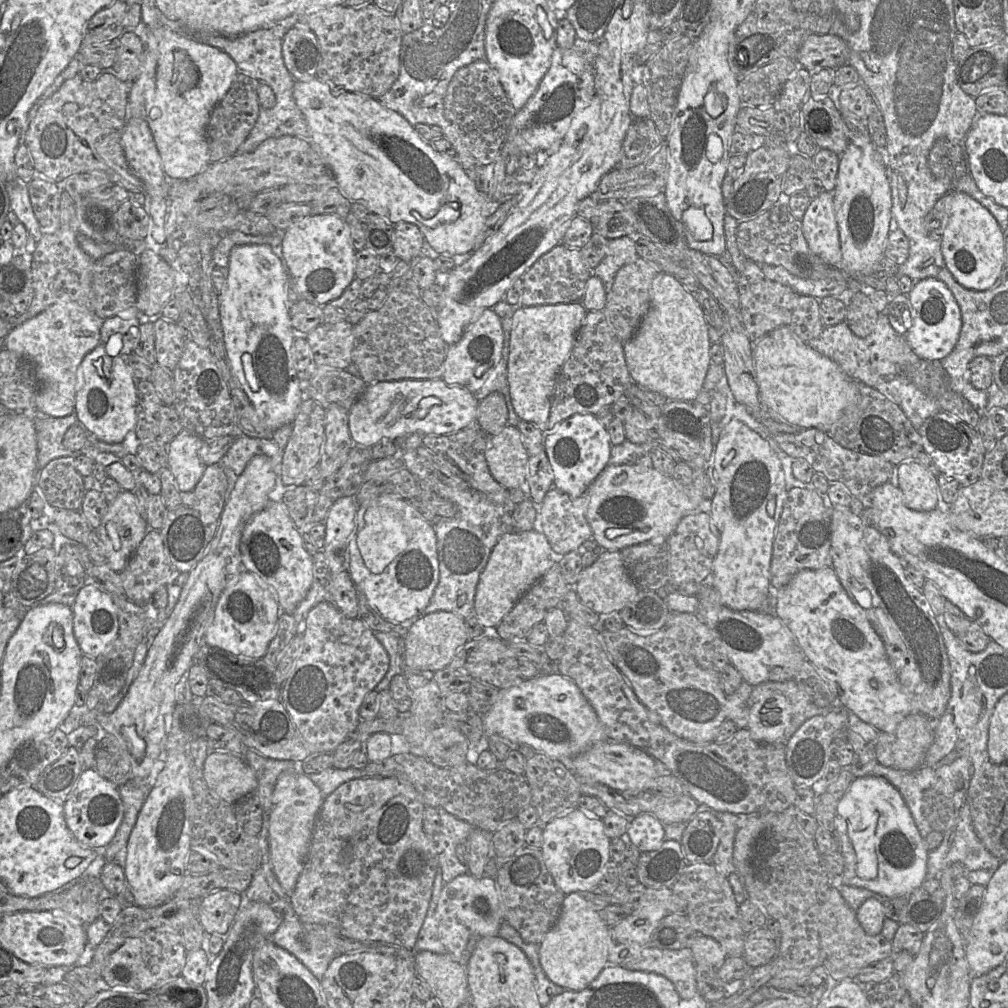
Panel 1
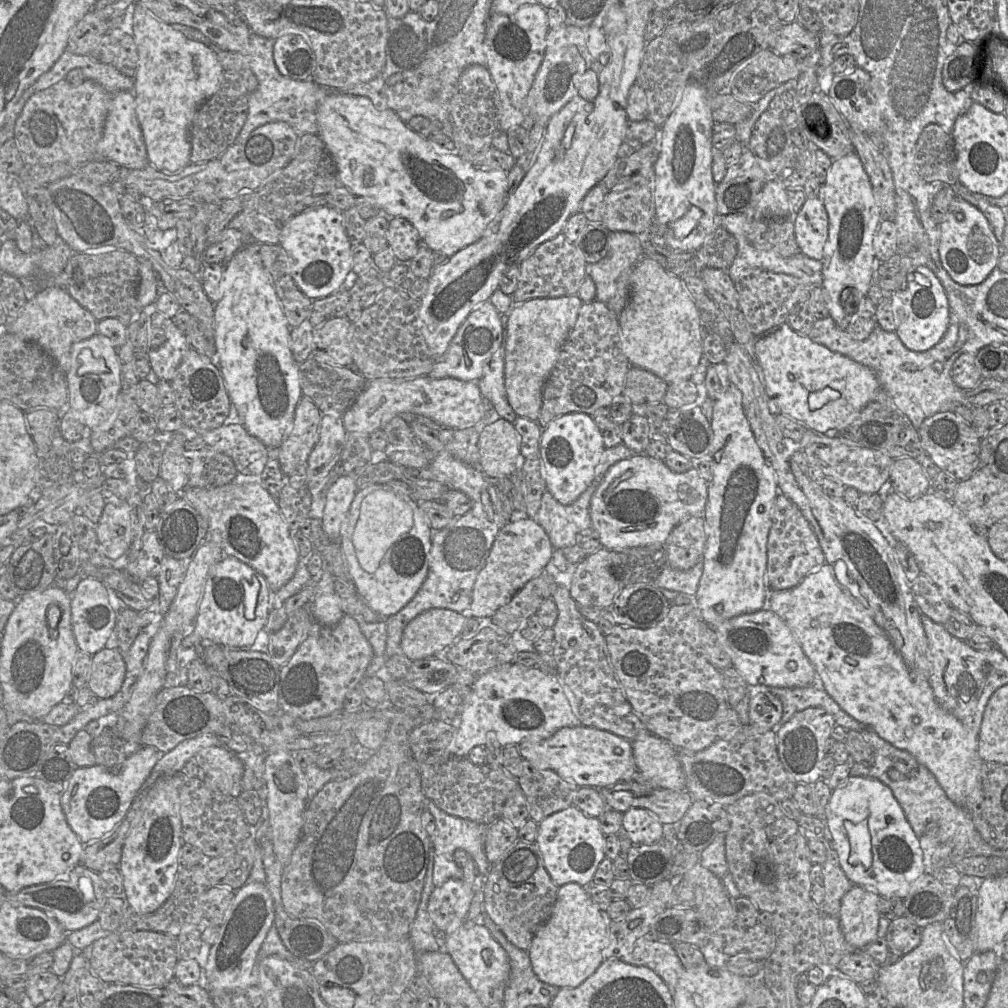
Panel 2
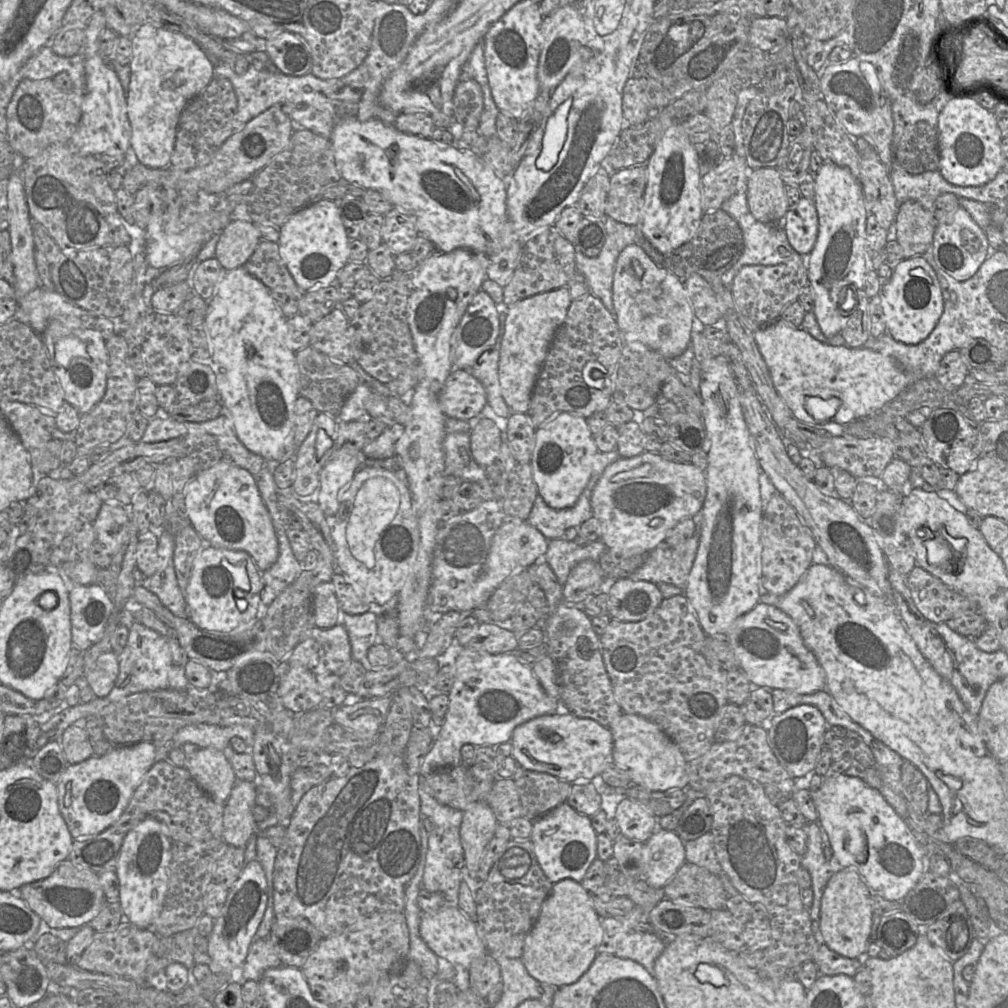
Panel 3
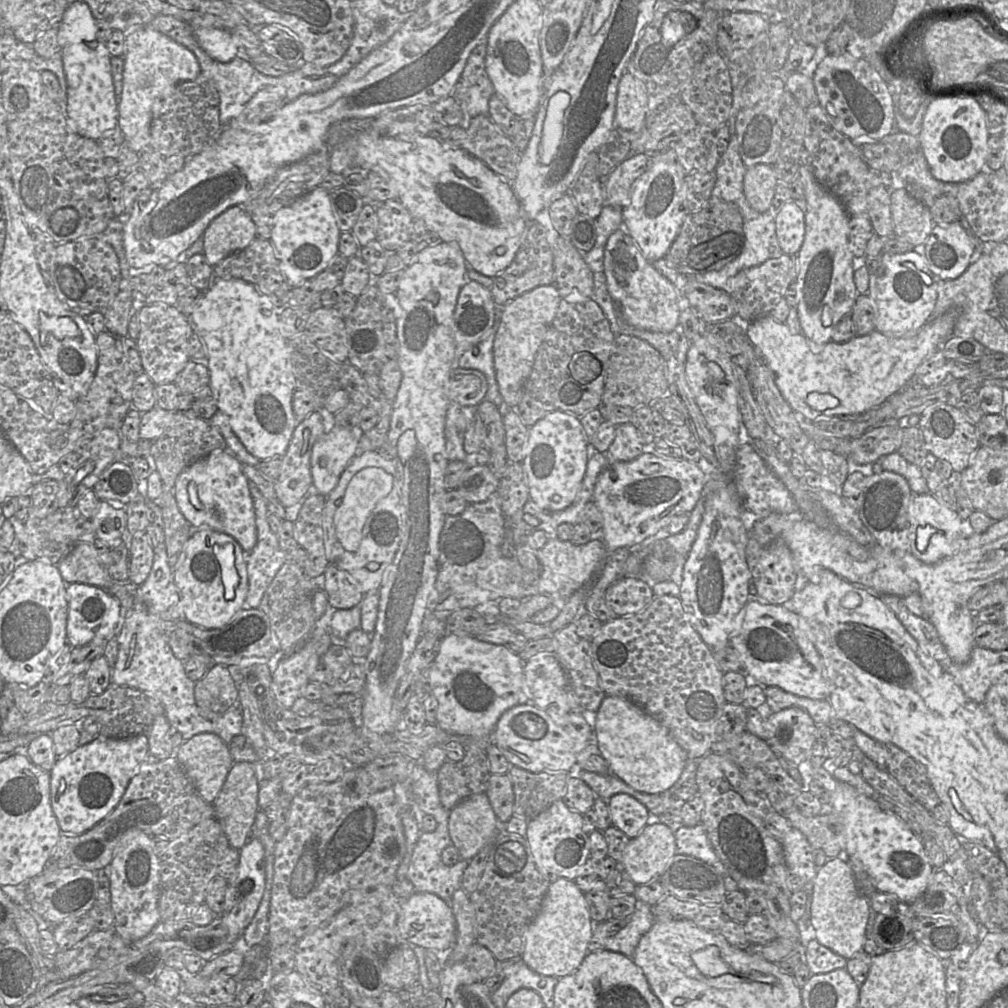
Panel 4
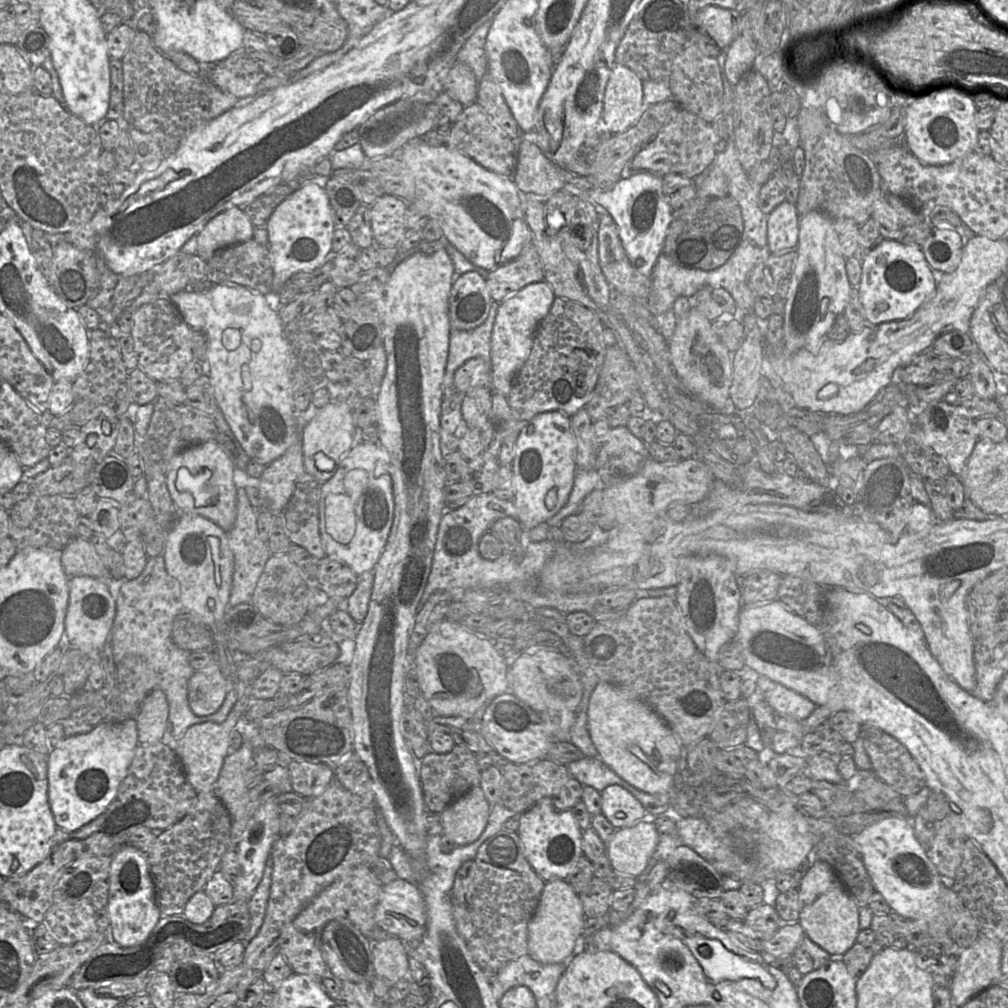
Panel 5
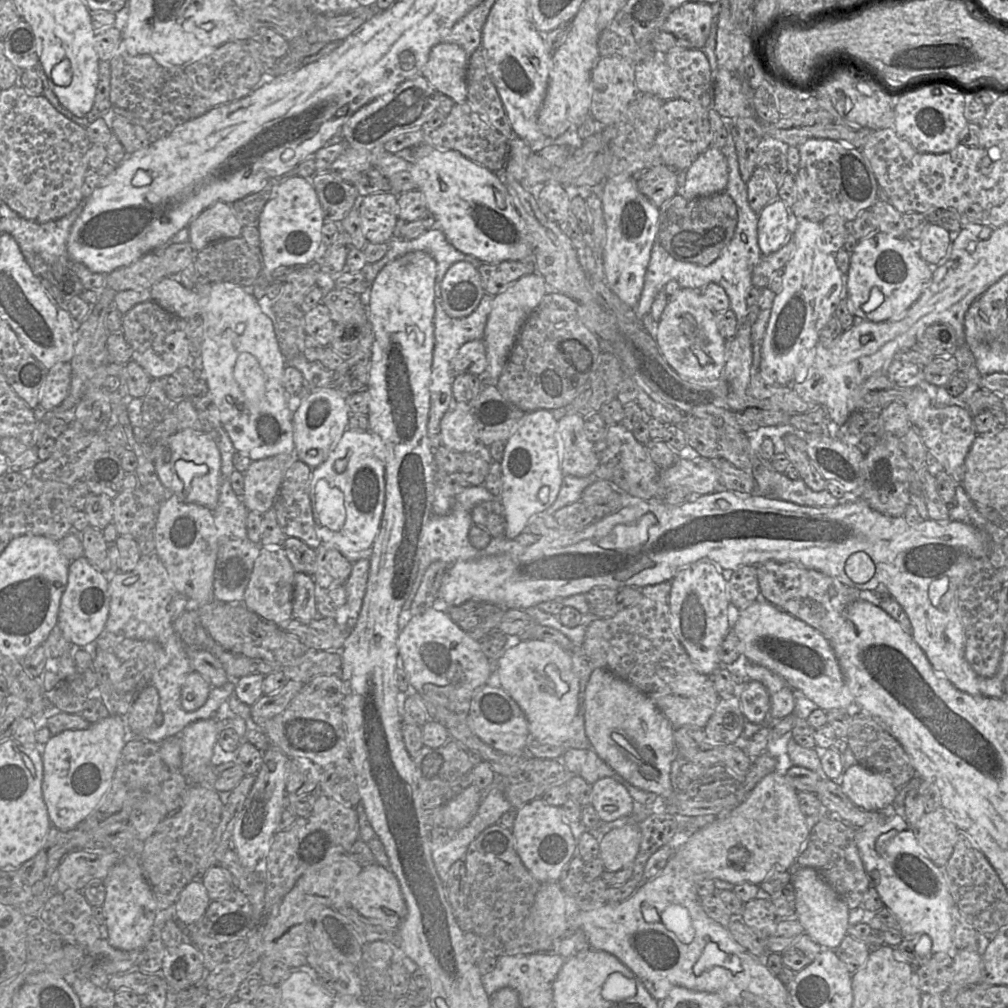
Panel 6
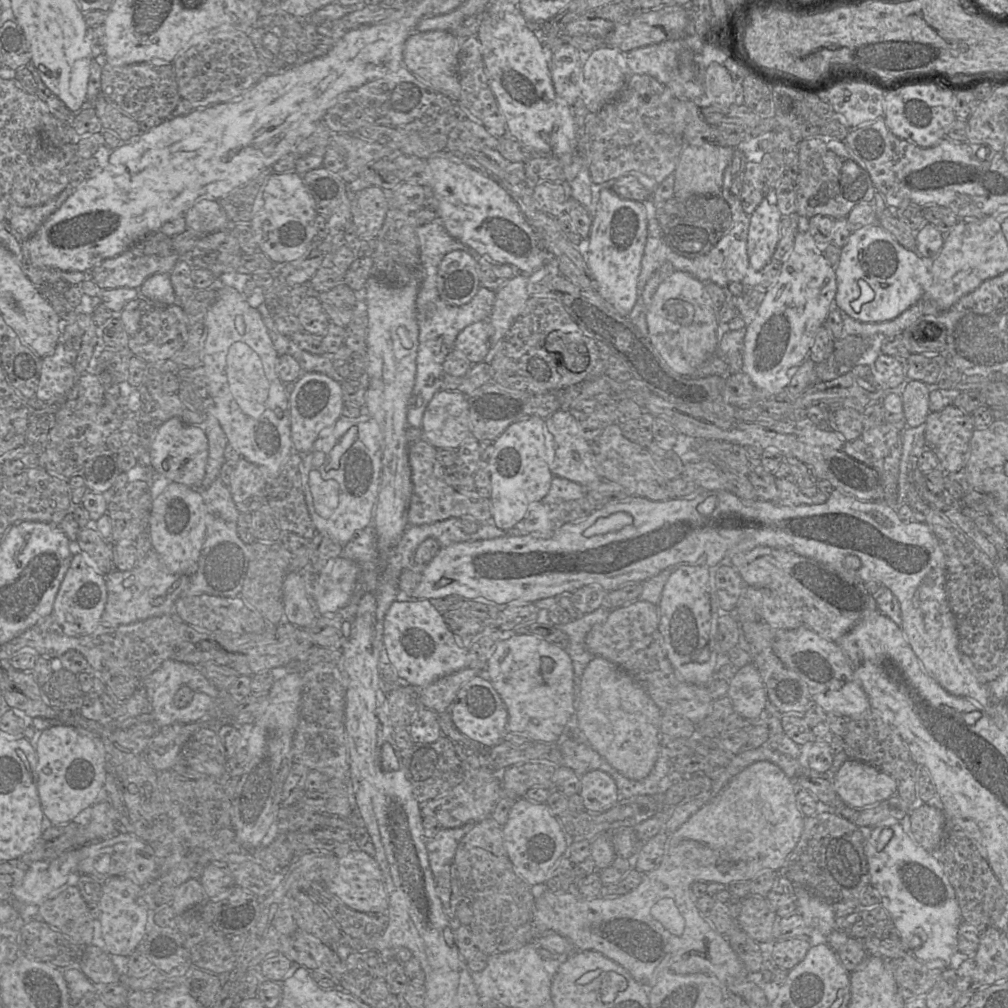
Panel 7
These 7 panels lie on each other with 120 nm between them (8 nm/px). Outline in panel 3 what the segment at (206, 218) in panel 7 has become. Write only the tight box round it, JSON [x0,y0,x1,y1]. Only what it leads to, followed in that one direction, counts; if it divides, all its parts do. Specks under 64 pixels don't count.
[214,220,260,270]

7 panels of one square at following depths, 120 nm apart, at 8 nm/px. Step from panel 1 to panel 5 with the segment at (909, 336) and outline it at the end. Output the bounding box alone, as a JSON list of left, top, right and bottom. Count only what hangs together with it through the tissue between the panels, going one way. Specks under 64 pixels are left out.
[857,239,942,324]

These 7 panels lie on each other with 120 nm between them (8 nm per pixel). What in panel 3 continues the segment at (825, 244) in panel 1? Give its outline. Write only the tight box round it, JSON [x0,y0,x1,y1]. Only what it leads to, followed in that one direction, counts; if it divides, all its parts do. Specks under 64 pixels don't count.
[782,197,818,255]

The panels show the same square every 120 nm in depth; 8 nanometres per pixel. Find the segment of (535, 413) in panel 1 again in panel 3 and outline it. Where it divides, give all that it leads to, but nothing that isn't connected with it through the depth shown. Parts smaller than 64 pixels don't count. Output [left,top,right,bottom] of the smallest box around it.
[498,287,571,413]

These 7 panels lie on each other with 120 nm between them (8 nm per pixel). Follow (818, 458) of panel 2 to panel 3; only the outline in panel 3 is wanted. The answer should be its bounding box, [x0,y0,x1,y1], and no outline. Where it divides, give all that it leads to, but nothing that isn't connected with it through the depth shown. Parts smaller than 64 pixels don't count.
[817,436,894,480]

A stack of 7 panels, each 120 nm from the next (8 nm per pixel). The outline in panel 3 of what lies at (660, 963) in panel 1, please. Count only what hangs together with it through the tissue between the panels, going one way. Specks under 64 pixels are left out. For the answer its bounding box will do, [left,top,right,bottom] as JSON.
[615,933,666,976]

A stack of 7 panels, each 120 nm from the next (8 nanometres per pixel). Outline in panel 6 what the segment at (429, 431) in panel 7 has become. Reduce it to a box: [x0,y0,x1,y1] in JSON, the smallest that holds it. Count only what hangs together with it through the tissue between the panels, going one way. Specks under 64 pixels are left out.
[440,402,478,452]

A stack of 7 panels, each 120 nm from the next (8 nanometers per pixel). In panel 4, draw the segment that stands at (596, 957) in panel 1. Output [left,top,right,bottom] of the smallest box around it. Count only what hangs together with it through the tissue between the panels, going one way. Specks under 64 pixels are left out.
[521,880,594,978]

